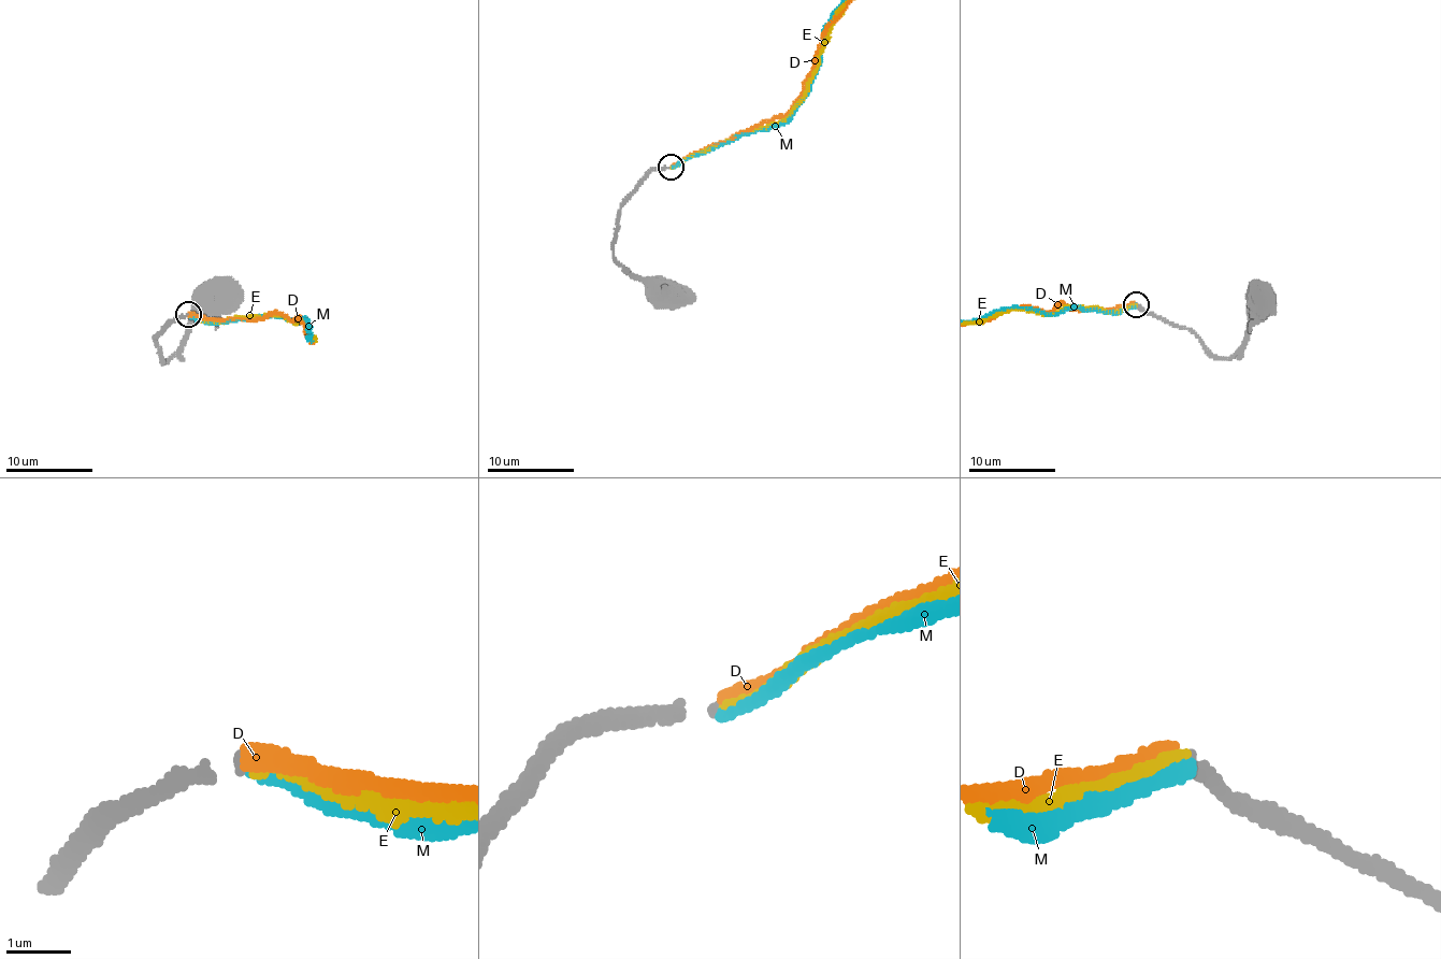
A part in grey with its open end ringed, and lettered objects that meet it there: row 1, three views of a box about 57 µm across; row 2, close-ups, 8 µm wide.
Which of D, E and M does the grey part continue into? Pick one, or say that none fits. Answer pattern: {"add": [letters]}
{"add": ["M"]}

